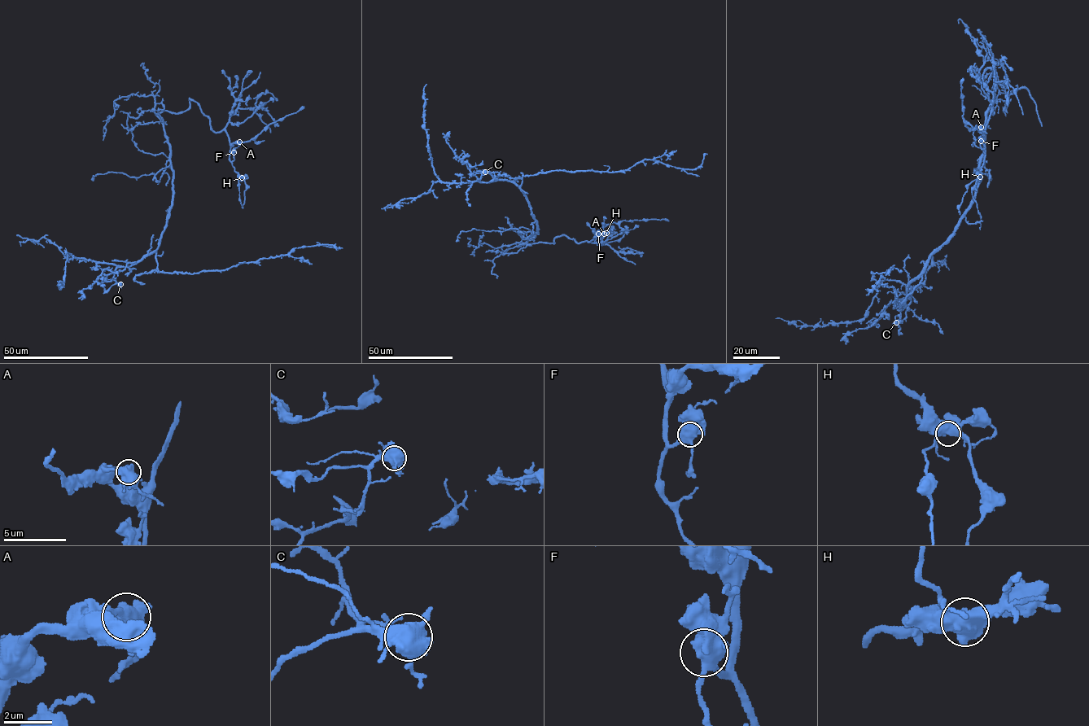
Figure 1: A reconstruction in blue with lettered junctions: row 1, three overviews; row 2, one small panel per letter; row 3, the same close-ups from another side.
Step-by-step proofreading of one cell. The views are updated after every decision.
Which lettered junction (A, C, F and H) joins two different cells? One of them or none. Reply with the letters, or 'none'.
none

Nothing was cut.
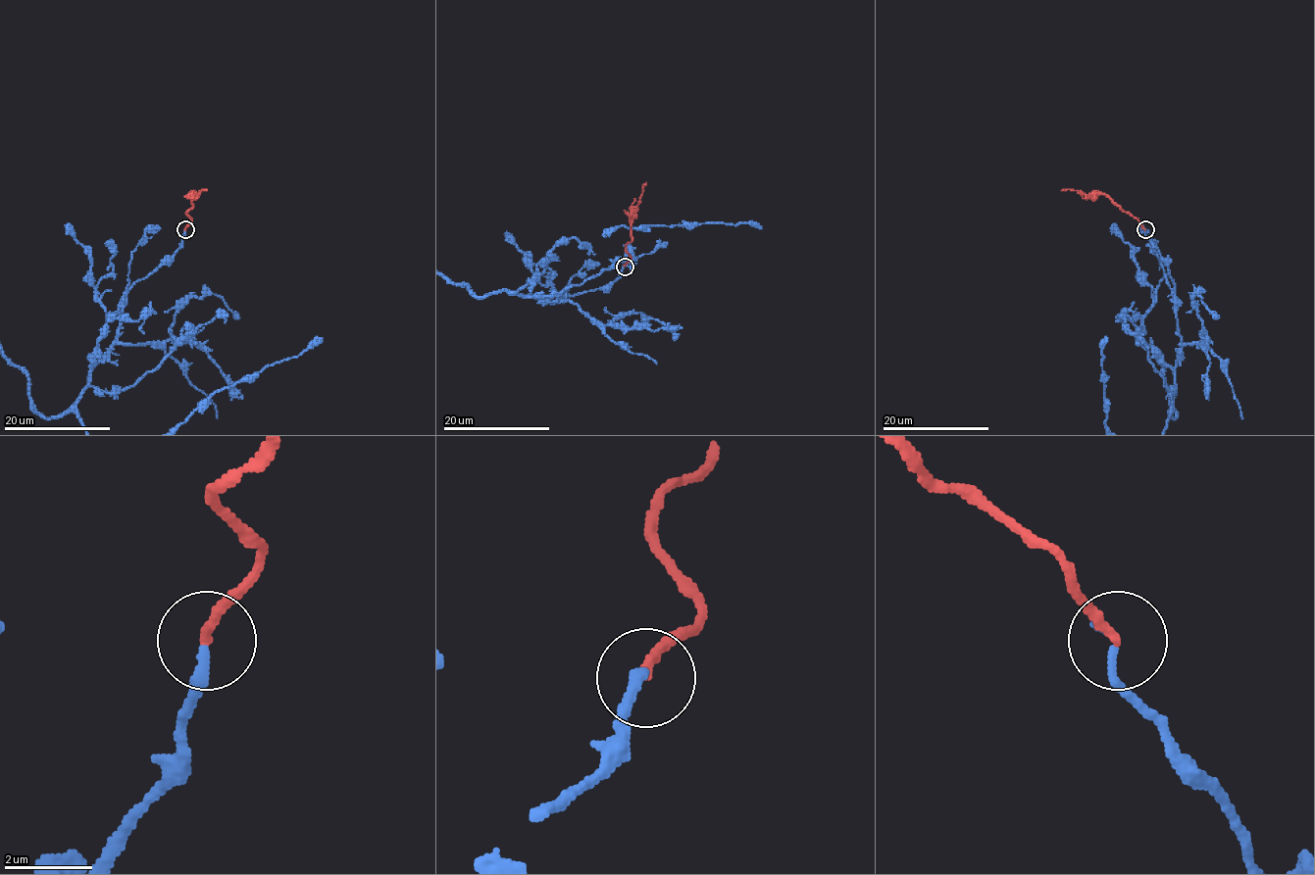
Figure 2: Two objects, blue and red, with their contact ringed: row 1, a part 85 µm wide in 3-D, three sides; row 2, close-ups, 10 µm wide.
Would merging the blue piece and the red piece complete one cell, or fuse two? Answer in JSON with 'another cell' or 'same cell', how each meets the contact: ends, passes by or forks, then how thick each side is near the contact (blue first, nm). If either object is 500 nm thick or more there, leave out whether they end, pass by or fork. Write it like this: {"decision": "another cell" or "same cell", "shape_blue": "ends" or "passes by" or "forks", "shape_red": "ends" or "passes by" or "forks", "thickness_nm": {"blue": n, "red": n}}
{"decision": "same cell", "shape_blue": "ends", "shape_red": "ends", "thickness_nm": {"blue": 220, "red": 240}}

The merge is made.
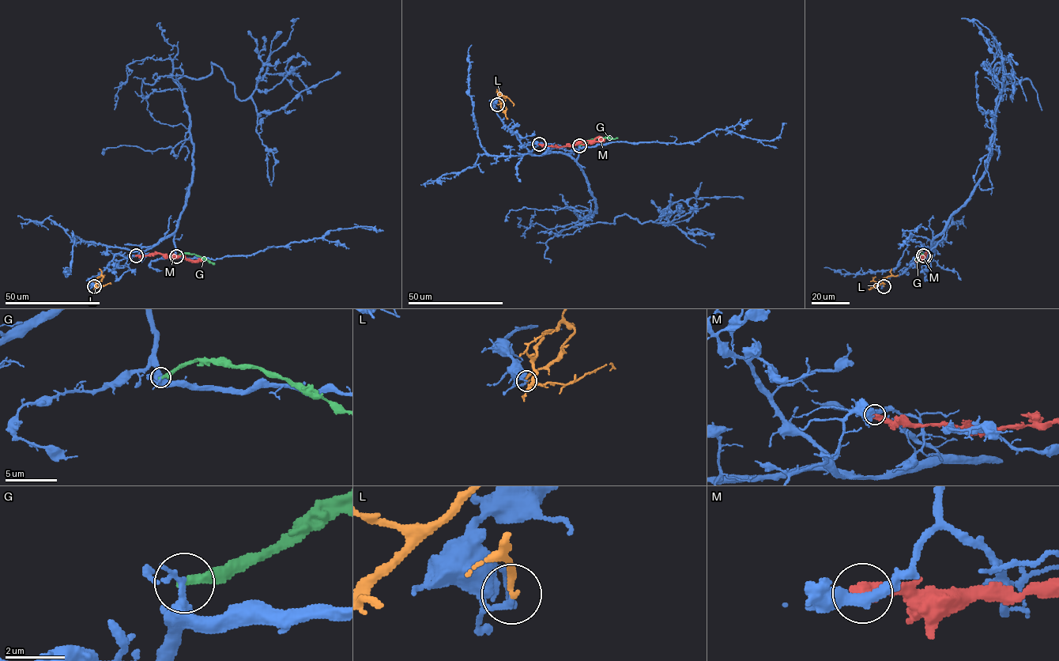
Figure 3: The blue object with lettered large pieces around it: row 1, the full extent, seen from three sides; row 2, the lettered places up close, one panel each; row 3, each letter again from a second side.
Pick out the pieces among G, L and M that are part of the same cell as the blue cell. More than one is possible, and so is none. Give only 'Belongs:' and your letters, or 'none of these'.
Belongs: L

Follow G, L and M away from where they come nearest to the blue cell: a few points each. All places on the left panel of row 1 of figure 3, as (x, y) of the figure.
G: (177, 256), (184, 253), (195, 254), (214, 264)
L: (95, 285), (102, 279), (101, 274), (97, 277), (96, 285), (110, 284)
M: (136, 255), (160, 253), (170, 258), (183, 255), (193, 262), (202, 261)

